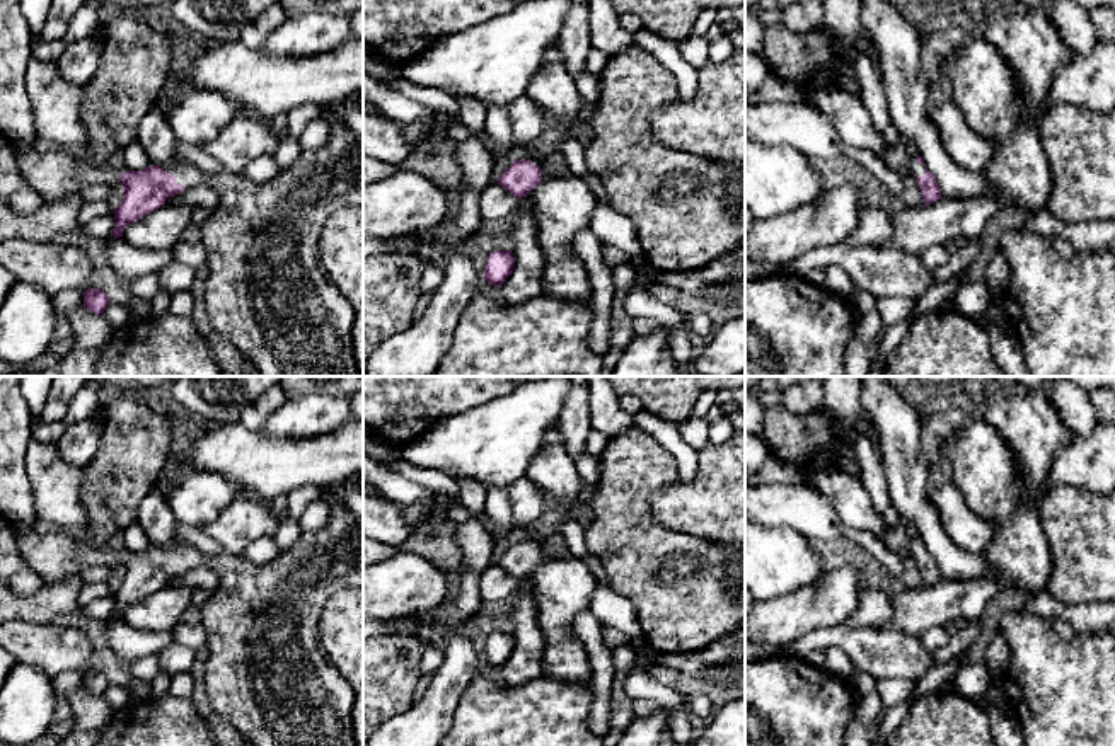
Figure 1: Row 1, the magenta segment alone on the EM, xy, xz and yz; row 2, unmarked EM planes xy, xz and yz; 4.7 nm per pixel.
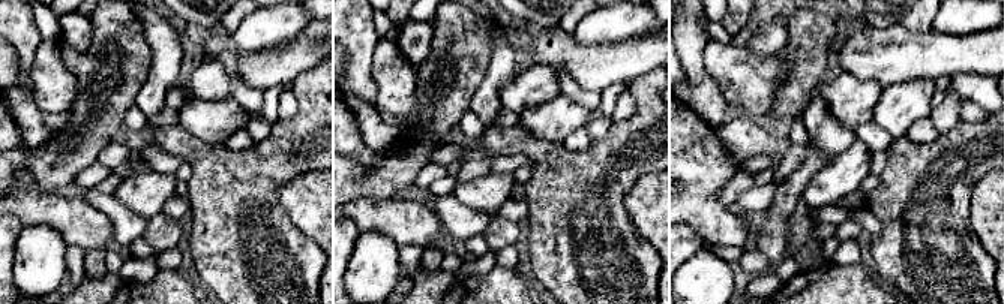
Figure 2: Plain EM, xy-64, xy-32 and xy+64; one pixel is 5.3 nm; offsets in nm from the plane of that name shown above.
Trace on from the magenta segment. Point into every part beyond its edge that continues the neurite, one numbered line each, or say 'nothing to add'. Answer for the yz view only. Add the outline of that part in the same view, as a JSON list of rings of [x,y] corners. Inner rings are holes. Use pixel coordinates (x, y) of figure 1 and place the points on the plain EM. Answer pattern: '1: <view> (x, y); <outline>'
1: yz (916, 550); [[[910,538],[909,543],[910,543],[909,555],[917,562],[926,554],[926,548],[919,545],[916,538]]]

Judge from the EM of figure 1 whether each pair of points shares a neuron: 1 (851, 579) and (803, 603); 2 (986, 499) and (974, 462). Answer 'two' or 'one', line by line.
1: one
2: one

